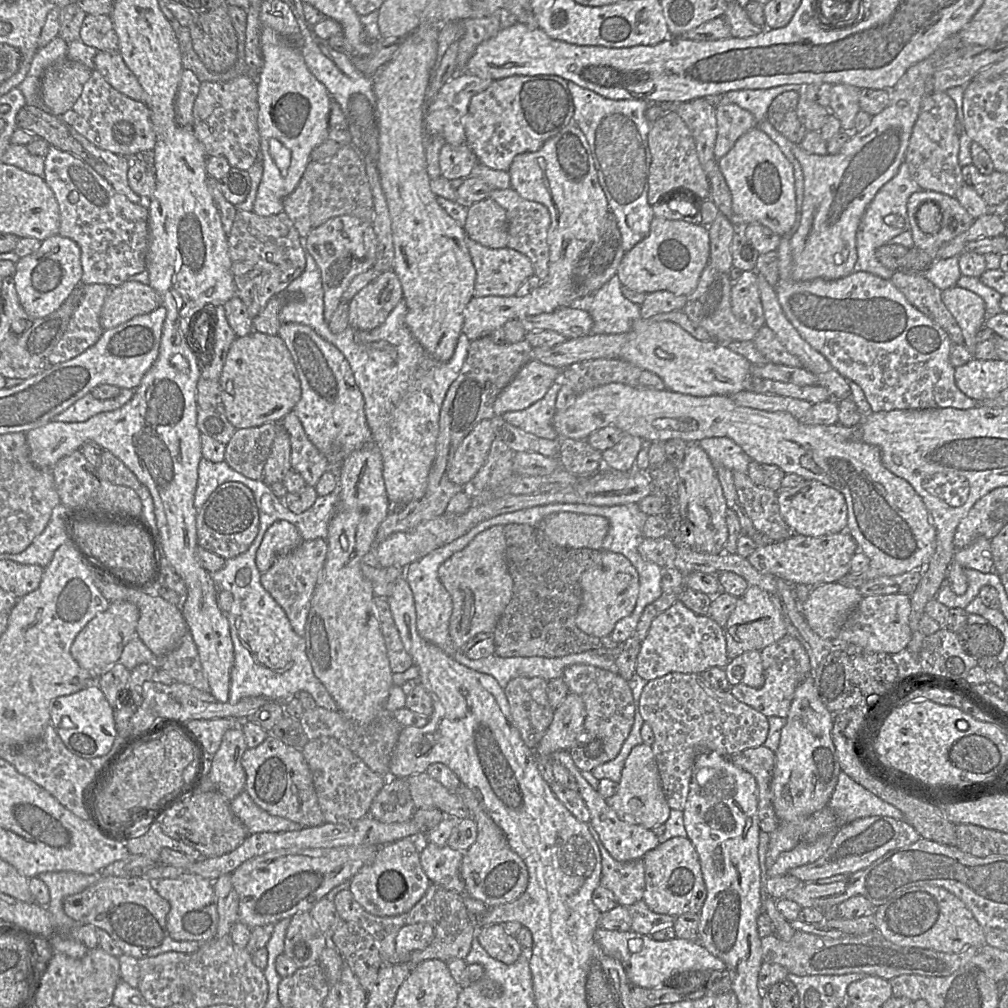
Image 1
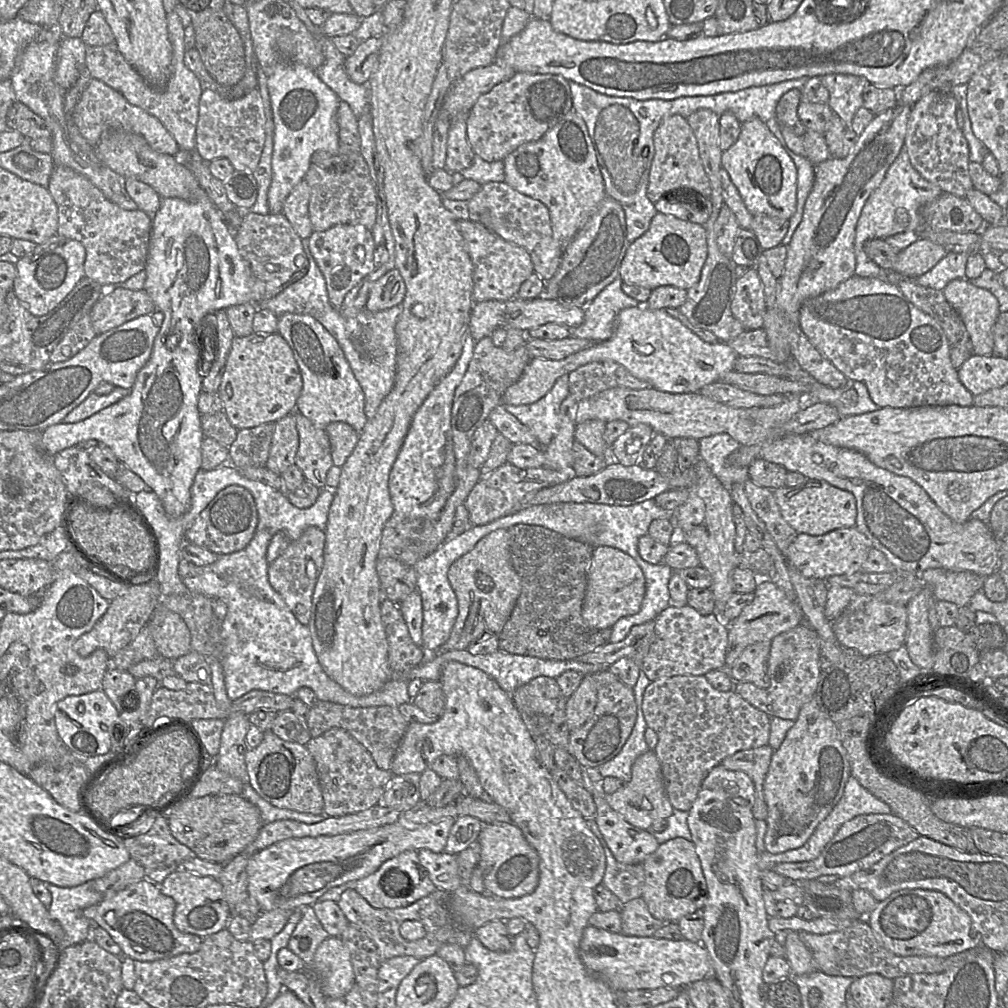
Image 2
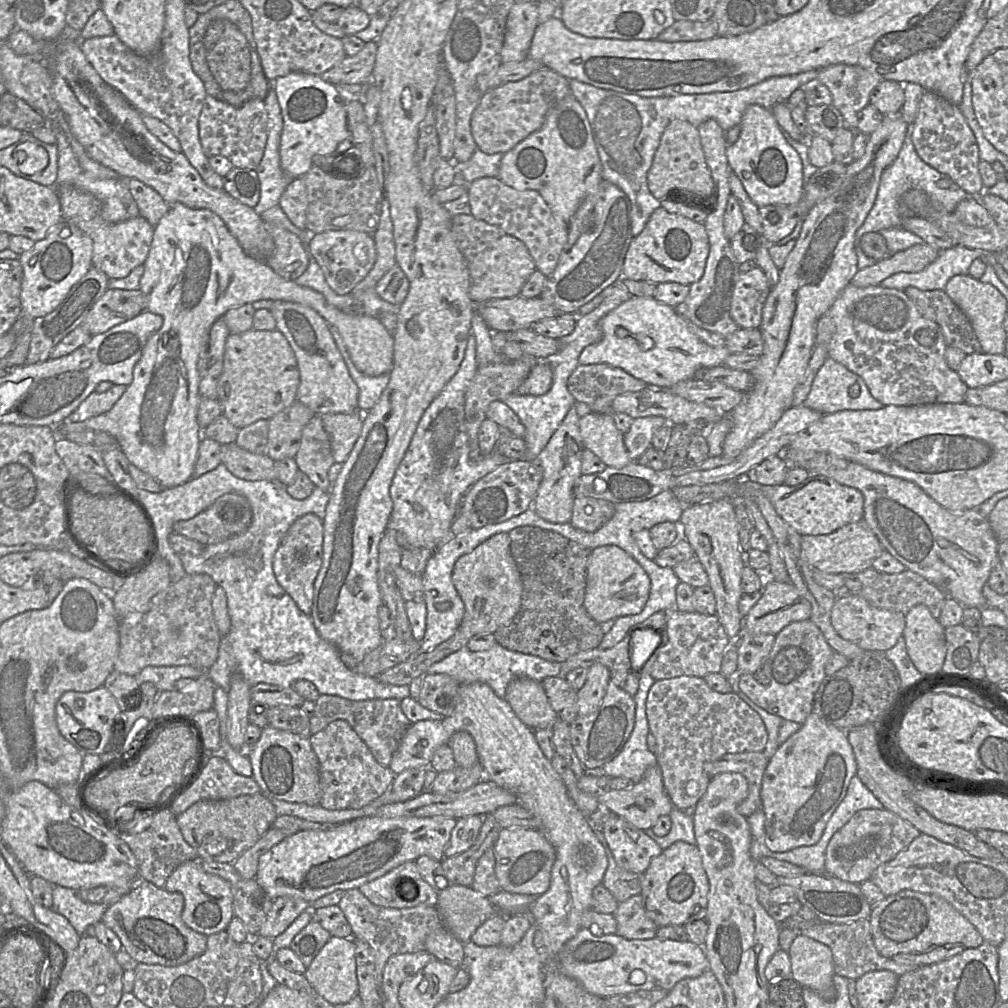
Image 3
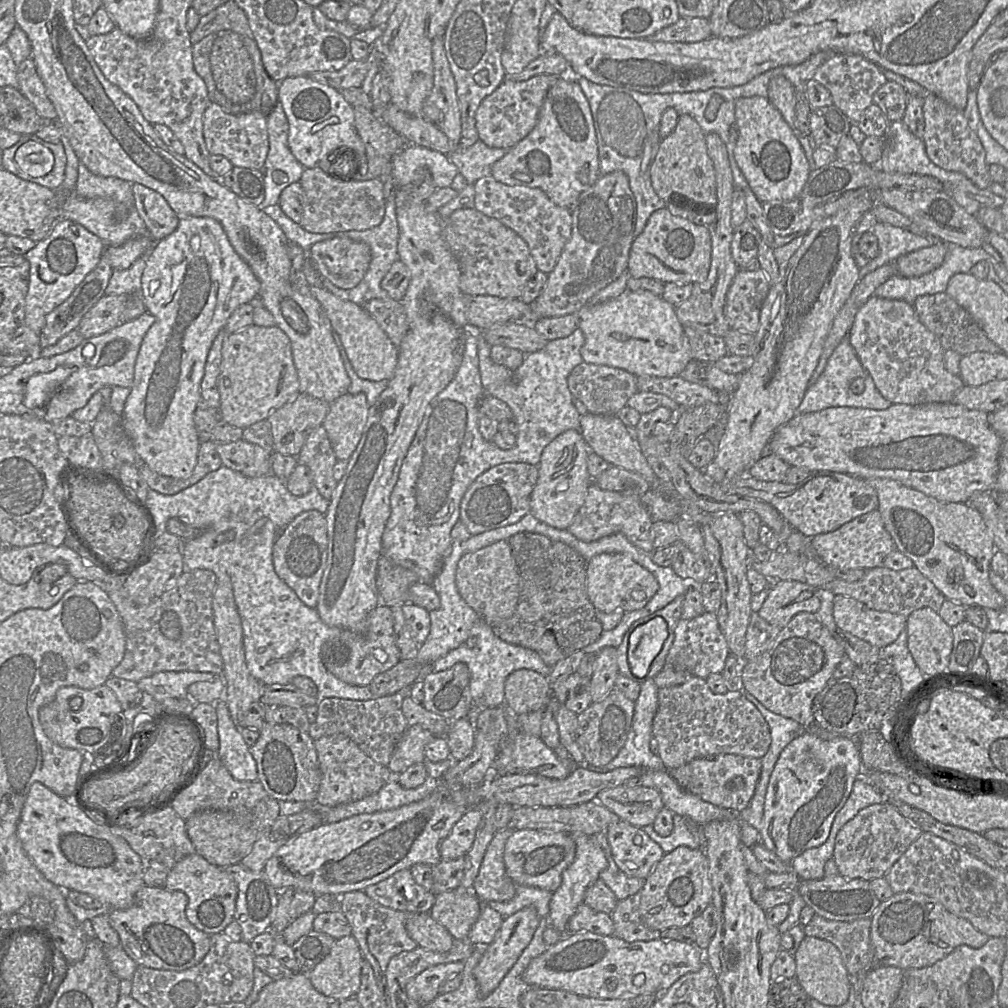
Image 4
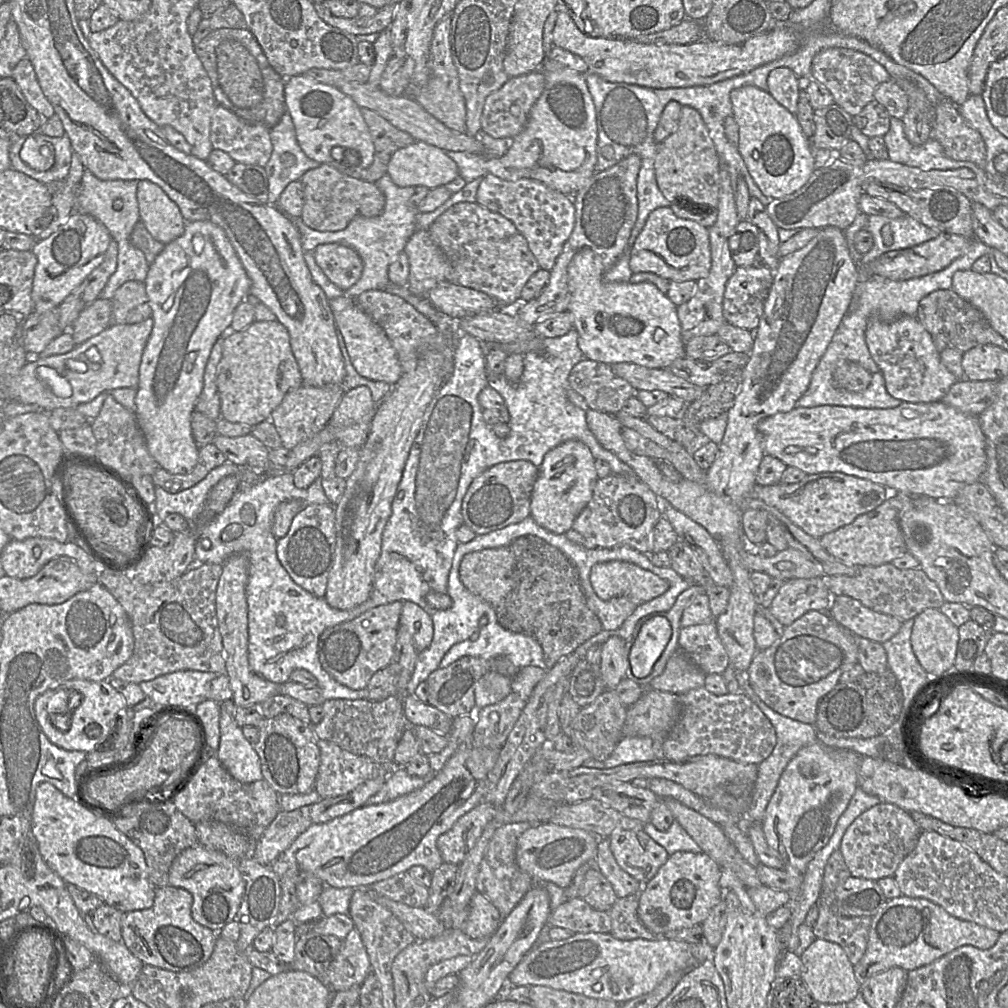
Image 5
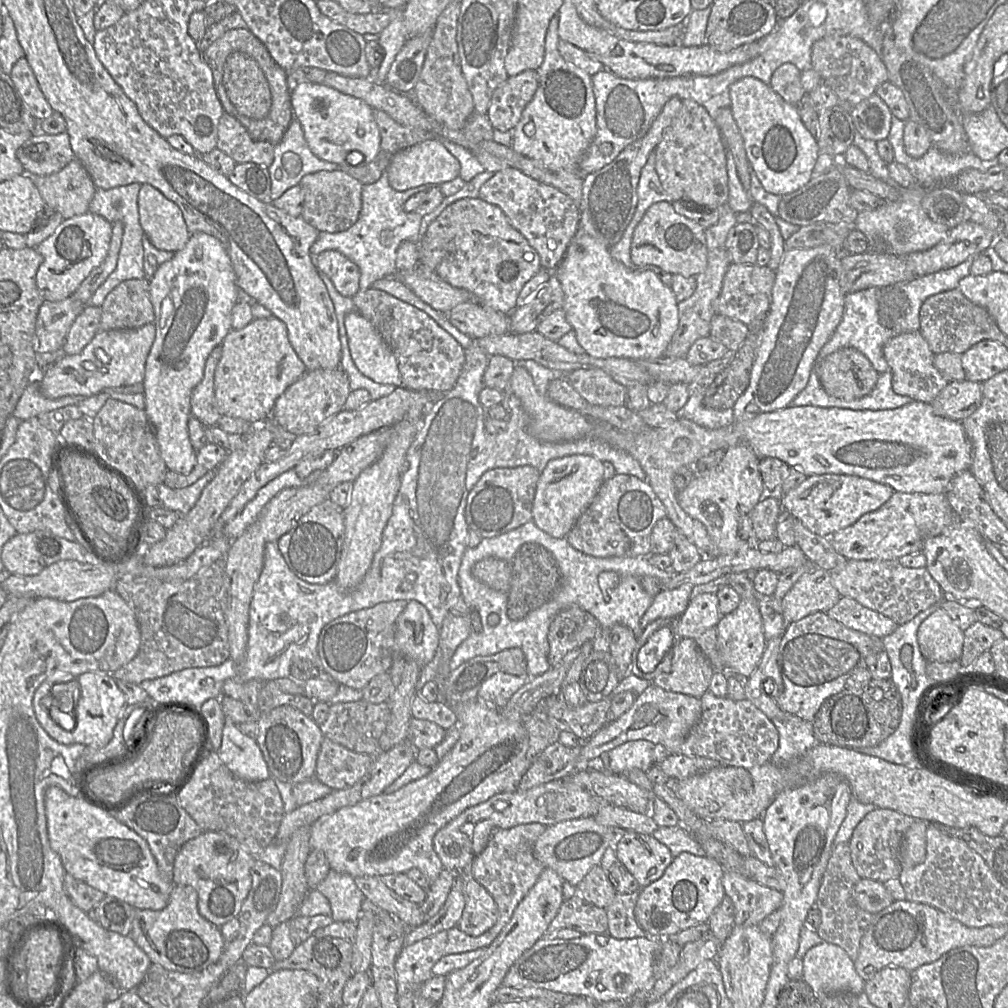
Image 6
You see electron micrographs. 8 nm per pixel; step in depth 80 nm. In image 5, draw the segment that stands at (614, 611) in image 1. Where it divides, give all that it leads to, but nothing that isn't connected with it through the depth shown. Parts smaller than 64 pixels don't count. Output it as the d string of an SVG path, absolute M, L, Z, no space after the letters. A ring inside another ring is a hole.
M620 560L595 564L590 582L597 596L606 601L624 596L637 606L648 602L669 588L669 582L640 566Z

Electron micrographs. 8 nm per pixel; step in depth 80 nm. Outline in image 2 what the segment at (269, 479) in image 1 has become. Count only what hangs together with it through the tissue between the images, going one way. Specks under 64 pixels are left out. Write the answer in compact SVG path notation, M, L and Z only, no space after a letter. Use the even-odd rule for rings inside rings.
M293 412L275 422L266 467L277 475L281 475L289 466L295 464L298 446L299 435Z

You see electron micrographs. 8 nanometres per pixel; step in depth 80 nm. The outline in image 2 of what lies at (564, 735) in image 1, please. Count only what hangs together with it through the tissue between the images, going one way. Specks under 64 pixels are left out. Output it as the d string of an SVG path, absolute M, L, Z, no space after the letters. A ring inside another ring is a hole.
M591 674L585 675L579 687L567 698L564 728L569 732L583 725L597 703L597 690Z

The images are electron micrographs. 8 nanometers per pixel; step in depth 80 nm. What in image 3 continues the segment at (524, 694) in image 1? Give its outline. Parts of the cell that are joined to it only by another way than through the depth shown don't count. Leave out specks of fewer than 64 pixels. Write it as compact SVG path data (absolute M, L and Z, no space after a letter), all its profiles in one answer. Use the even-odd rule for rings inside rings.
M550 676L541 682L549 703L556 712L557 717L567 723L578 716L577 713L577 692L566 681L564 676Z

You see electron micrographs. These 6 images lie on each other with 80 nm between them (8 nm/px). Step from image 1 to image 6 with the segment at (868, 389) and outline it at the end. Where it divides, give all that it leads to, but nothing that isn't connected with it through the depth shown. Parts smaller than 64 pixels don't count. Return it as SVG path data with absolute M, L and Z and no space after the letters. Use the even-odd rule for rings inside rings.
M920 331L901 333L890 339L883 347L884 357L892 373L893 391L908 396L913 401L932 403L949 381L934 364L935 354Z

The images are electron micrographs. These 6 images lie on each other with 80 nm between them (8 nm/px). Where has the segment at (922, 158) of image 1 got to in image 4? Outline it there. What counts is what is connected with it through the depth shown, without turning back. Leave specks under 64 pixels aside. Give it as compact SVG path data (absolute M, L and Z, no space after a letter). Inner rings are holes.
M927 92L923 99L923 116L925 128L922 140L929 159L942 169L963 174L979 189L988 188L992 181L986 163L986 153L979 137L970 127L963 110Z

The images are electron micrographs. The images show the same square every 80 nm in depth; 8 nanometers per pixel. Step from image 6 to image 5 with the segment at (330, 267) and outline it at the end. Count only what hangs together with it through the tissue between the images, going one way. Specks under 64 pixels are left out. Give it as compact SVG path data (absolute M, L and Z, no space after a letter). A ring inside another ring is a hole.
M339 243L321 244L313 254L322 272L343 292L356 284L362 275L362 259L349 246Z

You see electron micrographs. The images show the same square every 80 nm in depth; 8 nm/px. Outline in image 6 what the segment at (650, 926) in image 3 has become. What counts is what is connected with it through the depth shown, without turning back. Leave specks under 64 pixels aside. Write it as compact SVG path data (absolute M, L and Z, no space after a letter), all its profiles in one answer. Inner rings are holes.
M639 891L630 894L617 893L605 908L608 916L608 932L616 939L649 936L636 920L634 909Z

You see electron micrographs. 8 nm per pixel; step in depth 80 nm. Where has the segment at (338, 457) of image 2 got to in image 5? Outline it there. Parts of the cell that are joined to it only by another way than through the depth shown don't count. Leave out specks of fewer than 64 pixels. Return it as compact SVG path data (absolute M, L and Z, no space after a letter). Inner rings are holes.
M367 387L346 391L328 422L334 442L341 448L361 448L367 439L376 406Z

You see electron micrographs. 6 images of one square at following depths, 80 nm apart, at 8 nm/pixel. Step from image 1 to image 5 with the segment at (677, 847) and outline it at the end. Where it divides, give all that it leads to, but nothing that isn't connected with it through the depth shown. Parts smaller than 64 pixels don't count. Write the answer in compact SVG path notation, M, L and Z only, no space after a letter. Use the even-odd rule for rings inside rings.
M678 851L669 855L657 874L643 884L638 905L638 917L656 936L702 922L711 909L723 899L719 885L721 867L708 854Z

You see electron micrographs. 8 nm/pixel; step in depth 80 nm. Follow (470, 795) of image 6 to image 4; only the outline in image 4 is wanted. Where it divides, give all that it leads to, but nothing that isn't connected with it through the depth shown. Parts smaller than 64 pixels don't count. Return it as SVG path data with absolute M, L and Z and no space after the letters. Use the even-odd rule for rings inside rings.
M439 787L423 799L396 809L322 823L281 846L267 860L263 872L279 892L294 888L319 896L364 890L414 864L437 865L442 859L440 842L467 809L452 799L451 790Z

